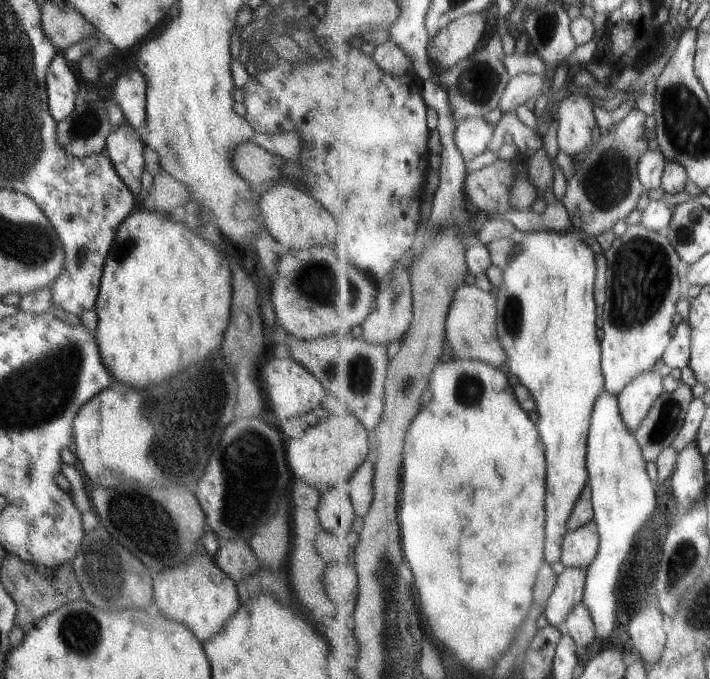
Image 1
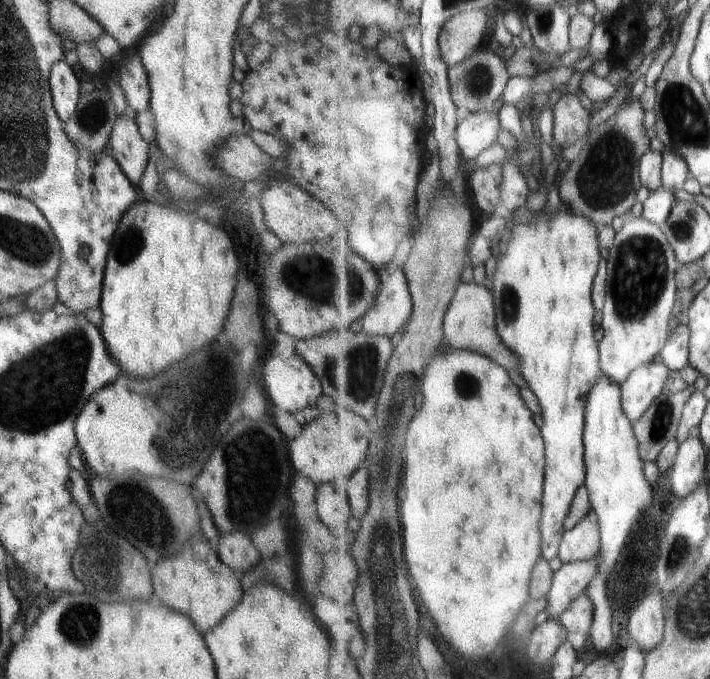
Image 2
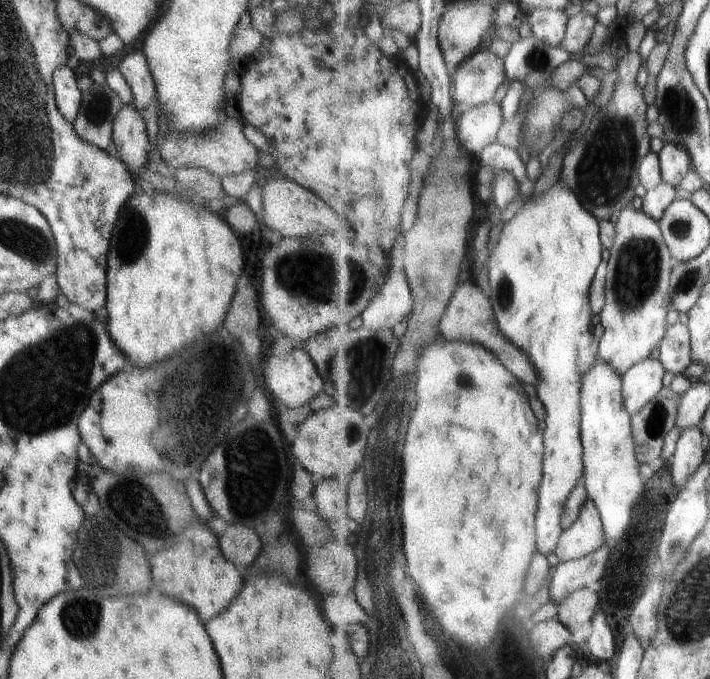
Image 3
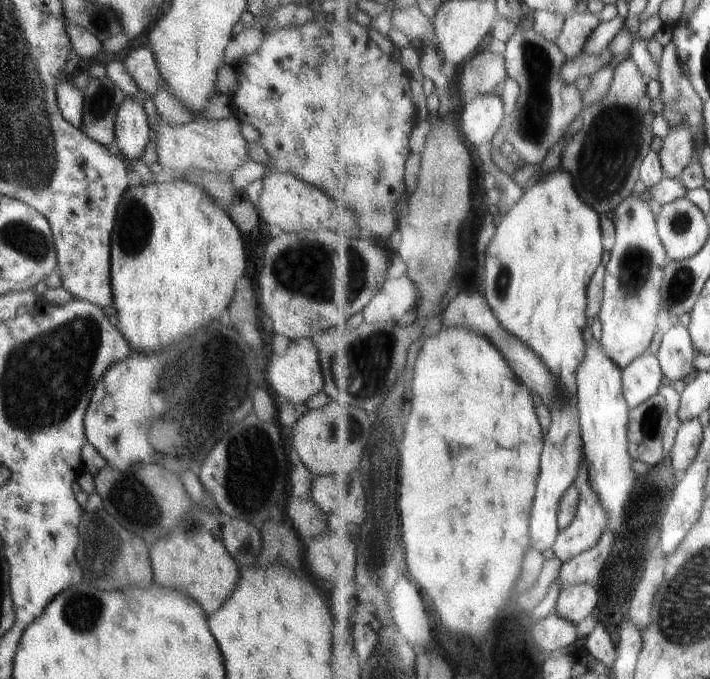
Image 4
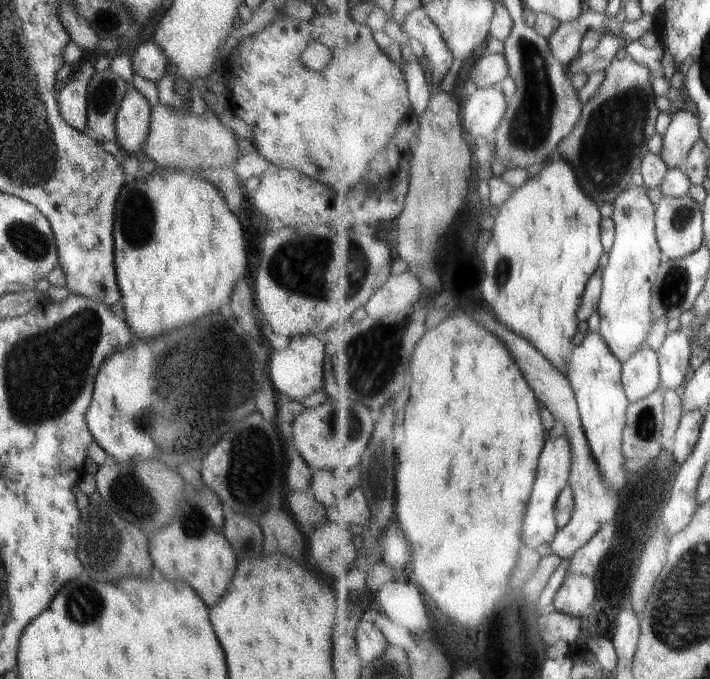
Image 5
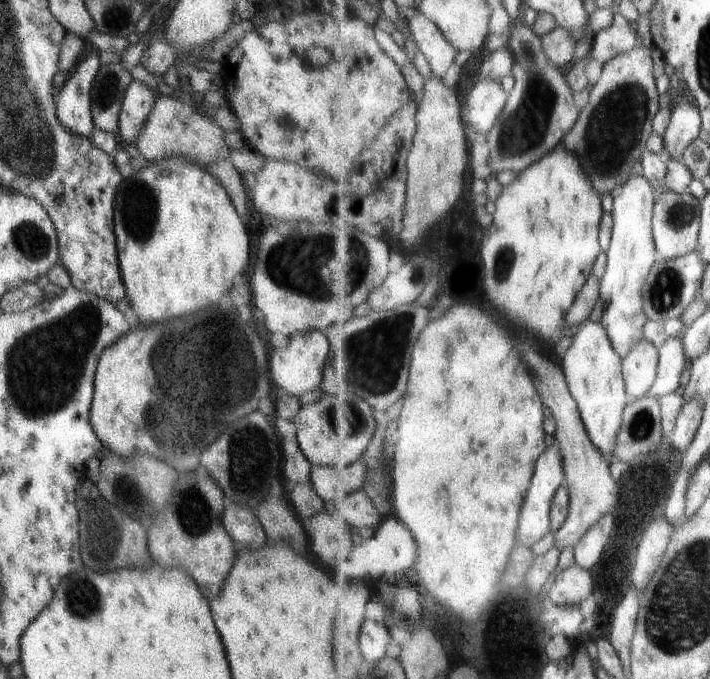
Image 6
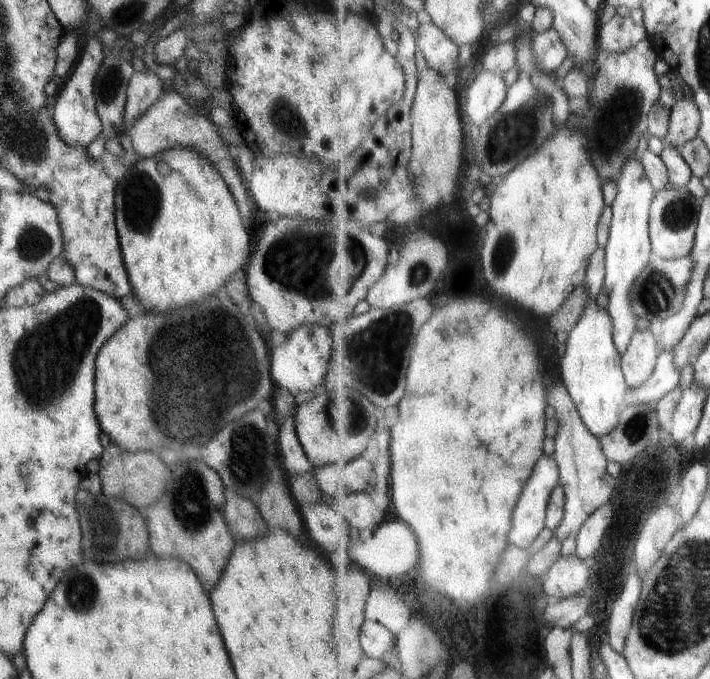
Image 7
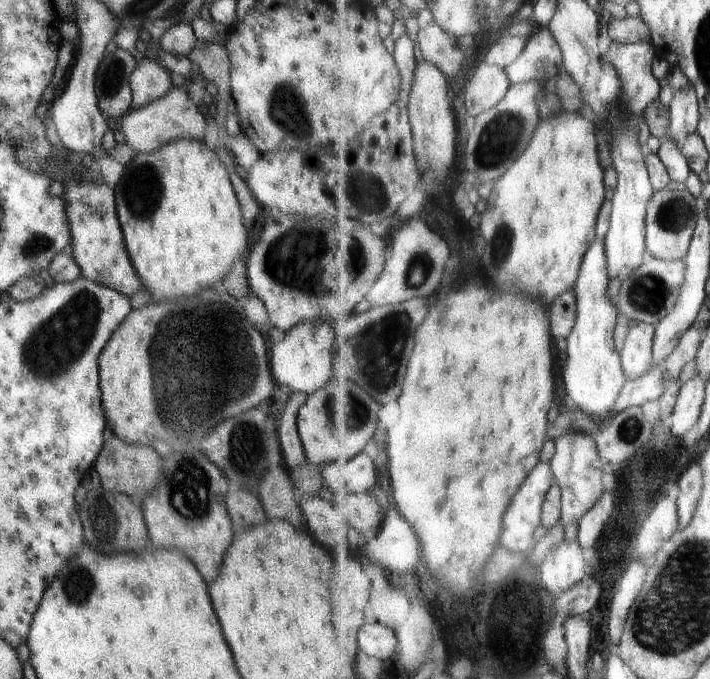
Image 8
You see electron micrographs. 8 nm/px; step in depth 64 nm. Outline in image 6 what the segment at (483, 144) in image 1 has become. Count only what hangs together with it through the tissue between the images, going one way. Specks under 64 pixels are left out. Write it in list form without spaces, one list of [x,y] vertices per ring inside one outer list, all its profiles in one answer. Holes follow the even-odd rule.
[[[479,80],[467,98],[466,125],[473,131],[490,132],[508,101],[509,94],[500,81]]]

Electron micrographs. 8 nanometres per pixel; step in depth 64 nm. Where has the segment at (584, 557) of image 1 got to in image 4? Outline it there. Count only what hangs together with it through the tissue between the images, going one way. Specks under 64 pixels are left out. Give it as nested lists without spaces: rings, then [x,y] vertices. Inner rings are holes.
[[[587,461],[576,480],[581,488],[581,501],[576,520],[563,529],[558,537],[554,552],[565,563],[592,550],[602,542],[609,524],[609,512],[593,487],[592,472]]]

